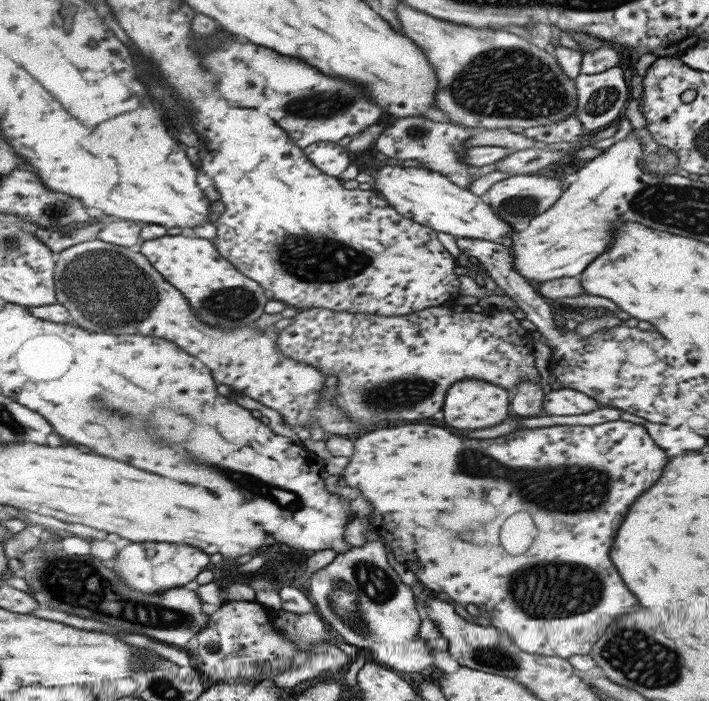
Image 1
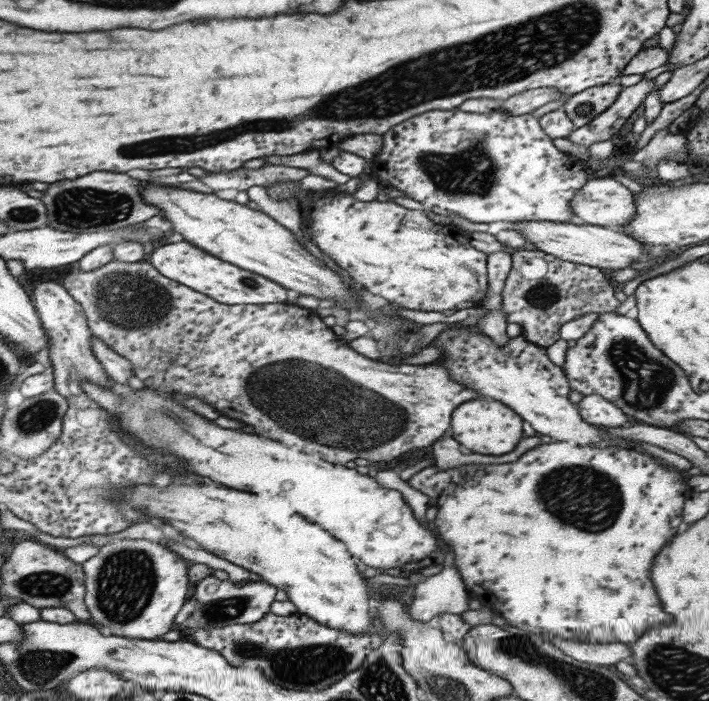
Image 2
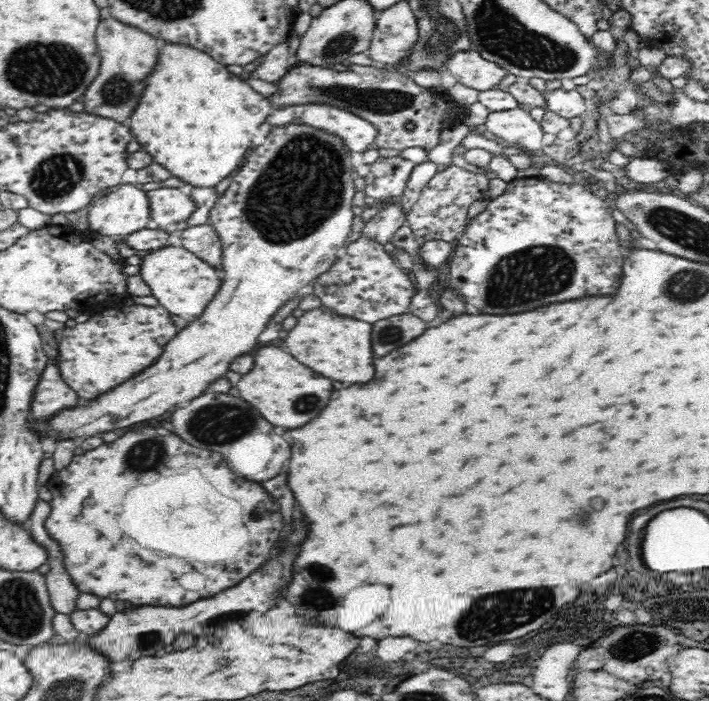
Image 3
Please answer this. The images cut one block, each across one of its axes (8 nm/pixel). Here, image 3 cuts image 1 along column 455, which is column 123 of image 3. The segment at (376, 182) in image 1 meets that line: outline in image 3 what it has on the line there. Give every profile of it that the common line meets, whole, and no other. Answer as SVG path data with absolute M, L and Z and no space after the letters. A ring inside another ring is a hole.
M122 183L92 202L86 215L86 226L89 233L112 238L124 238L146 228L146 224L150 220L148 197L137 184Z

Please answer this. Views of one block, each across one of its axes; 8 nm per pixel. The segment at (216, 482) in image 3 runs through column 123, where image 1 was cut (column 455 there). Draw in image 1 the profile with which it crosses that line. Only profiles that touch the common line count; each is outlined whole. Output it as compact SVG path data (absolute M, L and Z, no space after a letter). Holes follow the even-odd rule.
M622 420L606 421L593 426L553 425L511 432L511 434L505 434L499 438L489 438L489 440L463 440L463 438L451 436L447 430L437 428L437 426L407 424L407 426L397 426L397 428L375 430L375 432L361 436L359 440L356 436L352 438L352 441L353 454L349 456L349 461L340 476L346 485L357 488L361 492L361 496L369 500L372 510L367 519L373 532L380 536L381 541L379 542L383 543L383 546L388 545L387 550L391 551L396 562L411 569L415 579L422 587L437 593L446 593L458 609L467 604L474 604L480 614L490 621L491 626L505 631L509 635L517 649L529 654L562 659L569 658L573 654L588 654L597 638L607 630L607 626L615 618L639 610L635 596L625 588L625 584L617 576L613 564L609 562L609 548L611 548L611 542L615 538L619 524L623 522L629 506L633 504L633 498L637 498L641 492L645 492L649 486L653 486L657 482L663 466L667 464L665 450L653 443L643 425ZM521 510L533 518L533 524L537 528L537 538L523 554L511 556L499 546L497 532L507 516L521 512Z

